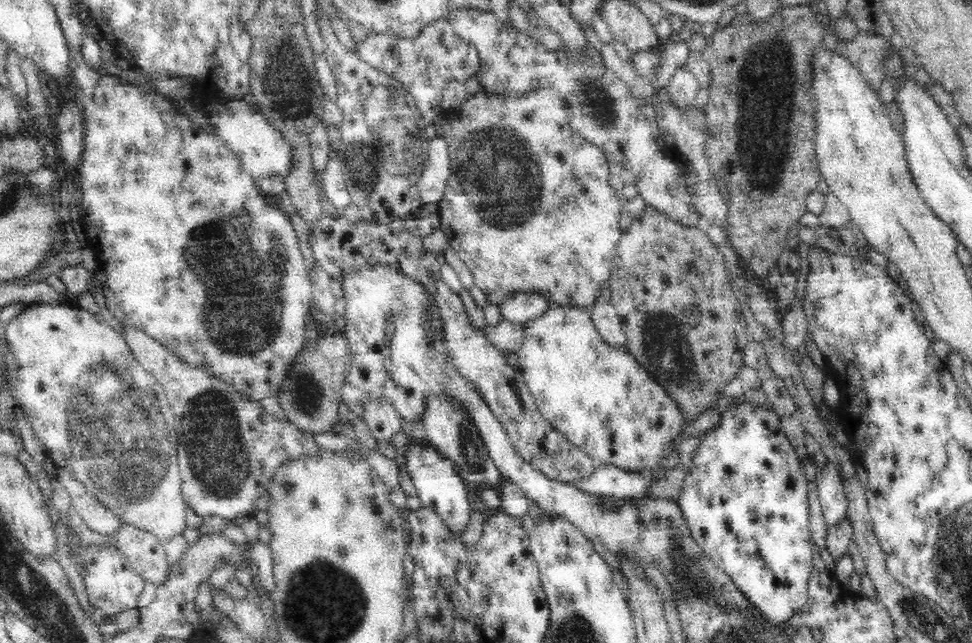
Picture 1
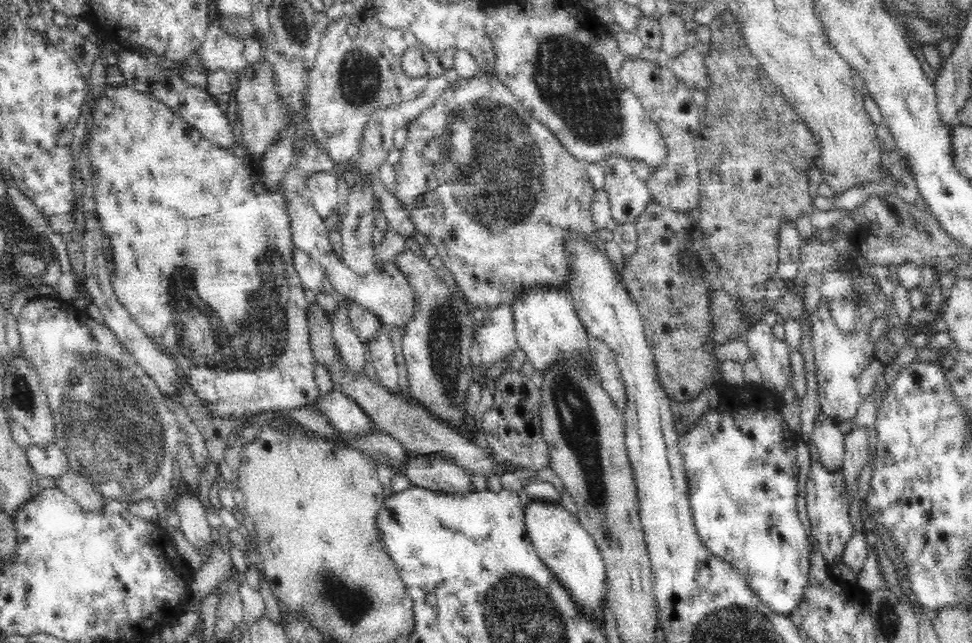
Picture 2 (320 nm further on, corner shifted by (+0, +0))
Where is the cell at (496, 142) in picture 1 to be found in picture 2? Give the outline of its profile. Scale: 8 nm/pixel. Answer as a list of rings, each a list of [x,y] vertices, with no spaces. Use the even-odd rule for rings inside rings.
[[[478,72],[470,80],[458,78],[451,83],[443,94],[436,98],[434,104],[428,110],[422,112],[416,120],[412,120],[407,125],[406,144],[402,148],[402,163],[394,169],[397,178],[396,198],[404,205],[404,210],[408,212],[412,223],[418,228],[421,239],[428,240],[435,246],[437,254],[441,256],[443,266],[450,270],[466,303],[479,315],[500,305],[511,305],[517,298],[524,296],[526,292],[532,291],[533,288],[555,288],[569,292],[570,276],[574,272],[574,263],[572,253],[566,249],[566,242],[572,236],[577,236],[577,238],[593,244],[598,252],[605,250],[606,241],[600,237],[601,228],[596,226],[594,215],[592,215],[592,202],[594,202],[594,194],[596,194],[597,188],[594,187],[594,183],[586,170],[586,163],[577,160],[574,155],[570,154],[566,147],[562,146],[560,139],[554,136],[554,133],[545,124],[534,117],[534,113],[514,95],[512,89],[506,88],[506,85],[498,80],[496,74],[492,78],[488,78],[488,76]],[[431,175],[435,175],[438,182],[434,190],[429,190],[426,184]],[[452,233],[456,235],[456,240],[449,238]]]

